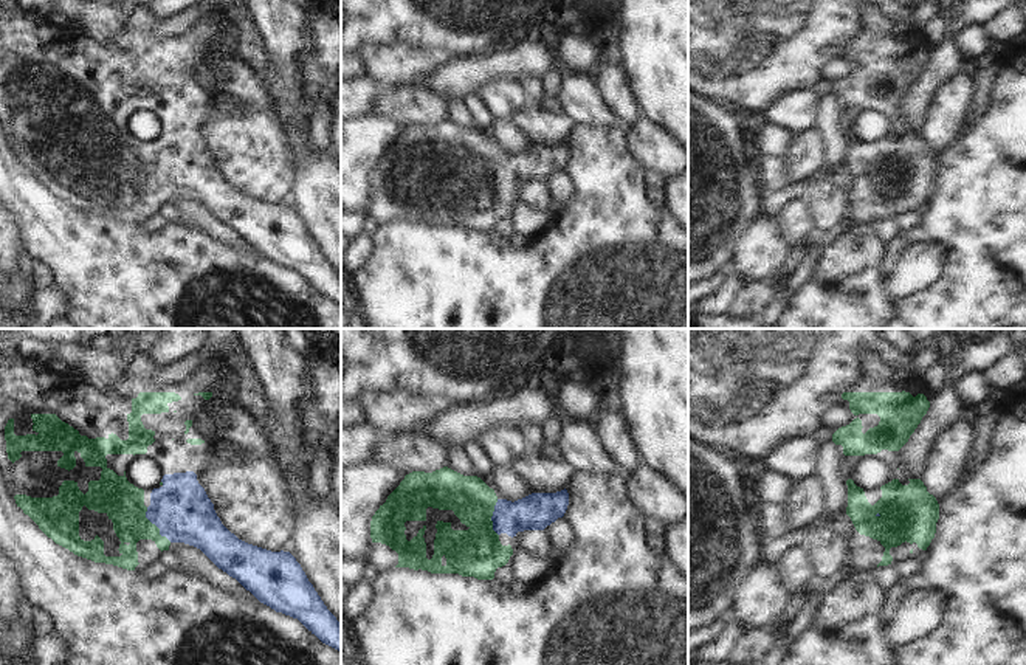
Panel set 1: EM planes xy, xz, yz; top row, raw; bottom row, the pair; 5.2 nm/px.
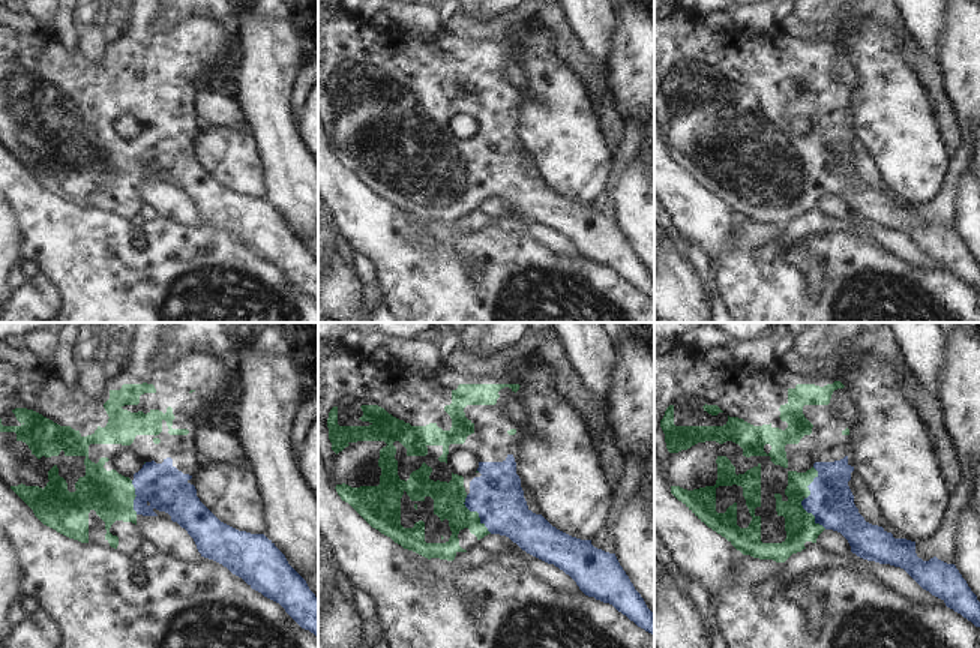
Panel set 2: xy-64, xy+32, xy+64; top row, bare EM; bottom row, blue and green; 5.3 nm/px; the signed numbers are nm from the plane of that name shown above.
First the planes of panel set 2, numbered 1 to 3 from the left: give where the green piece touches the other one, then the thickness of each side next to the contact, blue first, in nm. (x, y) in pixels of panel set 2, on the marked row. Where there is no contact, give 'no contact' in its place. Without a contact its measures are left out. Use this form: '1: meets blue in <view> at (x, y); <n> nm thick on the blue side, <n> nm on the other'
1: meets blue in xy-64 at (135, 497); 240 nm thick on the blue side, 240 nm on the other
2: meets blue in xy+32 at (476, 510); 280 nm thick on the blue side, 170 nm on the other
3: meets blue in xy+64 at (803, 500); 240 nm thick on the blue side, 170 nm on the other

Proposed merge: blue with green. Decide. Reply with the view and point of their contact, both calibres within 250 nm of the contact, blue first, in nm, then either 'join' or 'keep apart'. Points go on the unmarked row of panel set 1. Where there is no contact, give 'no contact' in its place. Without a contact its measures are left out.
xy (155, 177) | 300/200 nm | join

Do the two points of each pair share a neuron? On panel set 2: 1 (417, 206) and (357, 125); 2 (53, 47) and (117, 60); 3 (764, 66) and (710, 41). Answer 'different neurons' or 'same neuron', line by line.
1: same neuron
2: same neuron
3: same neuron

